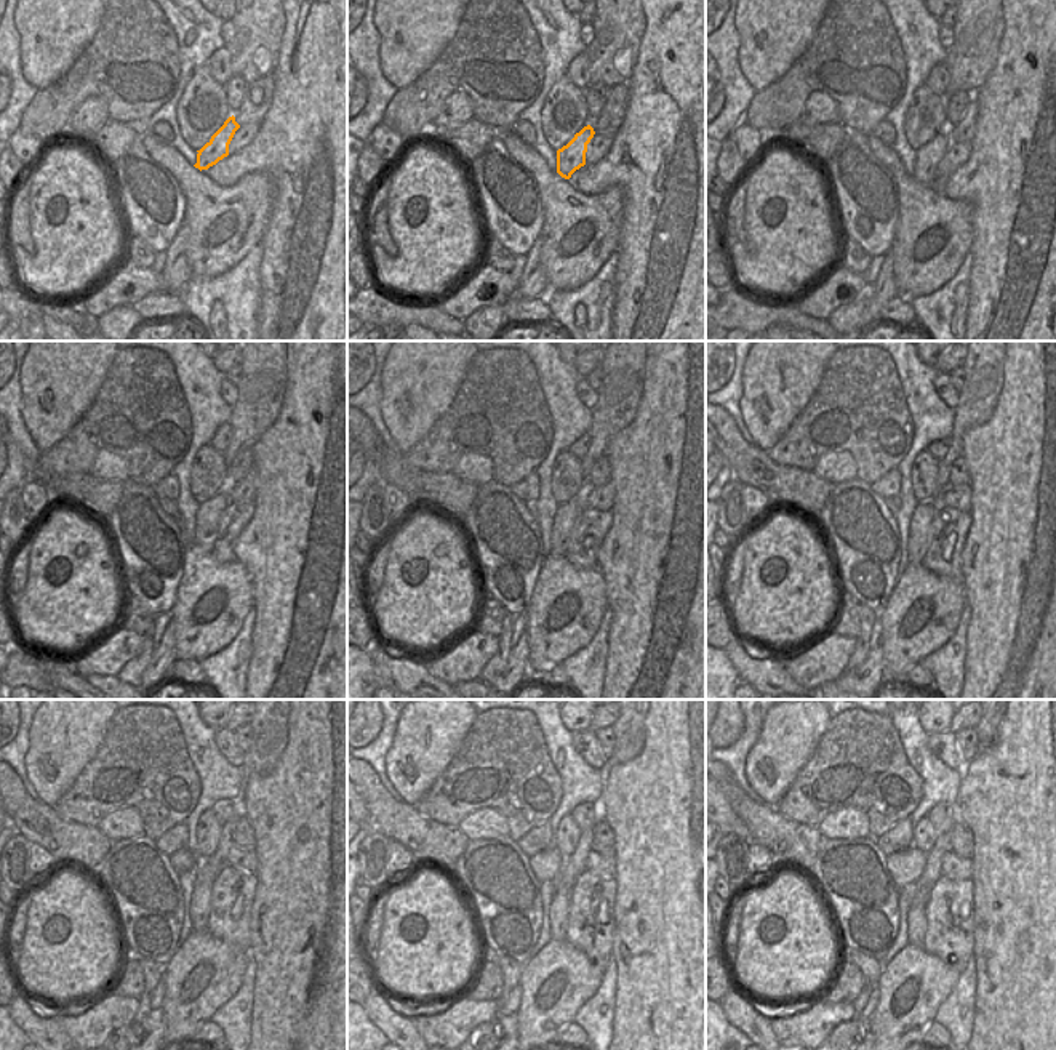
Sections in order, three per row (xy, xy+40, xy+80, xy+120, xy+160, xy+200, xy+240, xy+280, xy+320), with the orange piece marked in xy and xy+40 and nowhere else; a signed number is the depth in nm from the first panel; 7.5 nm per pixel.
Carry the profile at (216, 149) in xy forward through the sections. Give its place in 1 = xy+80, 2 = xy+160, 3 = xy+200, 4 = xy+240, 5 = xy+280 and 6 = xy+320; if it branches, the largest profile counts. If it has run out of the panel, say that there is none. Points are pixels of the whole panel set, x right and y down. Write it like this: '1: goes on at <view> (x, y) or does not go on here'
1: goes on at xy+80 (927, 159)
2: goes on at xy+160 (565, 516)
3: goes on at xy+200 (922, 517)
4: goes on at xy+240 (205, 876)
5: goes on at xy+280 (559, 908)
6: goes on at xy+320 (917, 916)

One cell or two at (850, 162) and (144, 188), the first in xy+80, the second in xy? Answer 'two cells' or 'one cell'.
one cell

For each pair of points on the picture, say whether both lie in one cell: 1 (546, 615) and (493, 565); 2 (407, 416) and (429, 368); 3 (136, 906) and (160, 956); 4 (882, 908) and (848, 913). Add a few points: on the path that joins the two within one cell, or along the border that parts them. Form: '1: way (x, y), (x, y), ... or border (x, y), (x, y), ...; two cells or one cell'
1: border (543, 564), (524, 612); two cells
2: way (410, 405), (420, 380); one cell
3: way (140, 919), (151, 930), (157, 943); one cell
4: way (874, 908), (866, 913), (856, 913); one cell

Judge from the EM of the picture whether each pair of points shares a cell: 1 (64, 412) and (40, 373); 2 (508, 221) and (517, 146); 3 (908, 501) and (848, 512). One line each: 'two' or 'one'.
1: one
2: two
3: two

